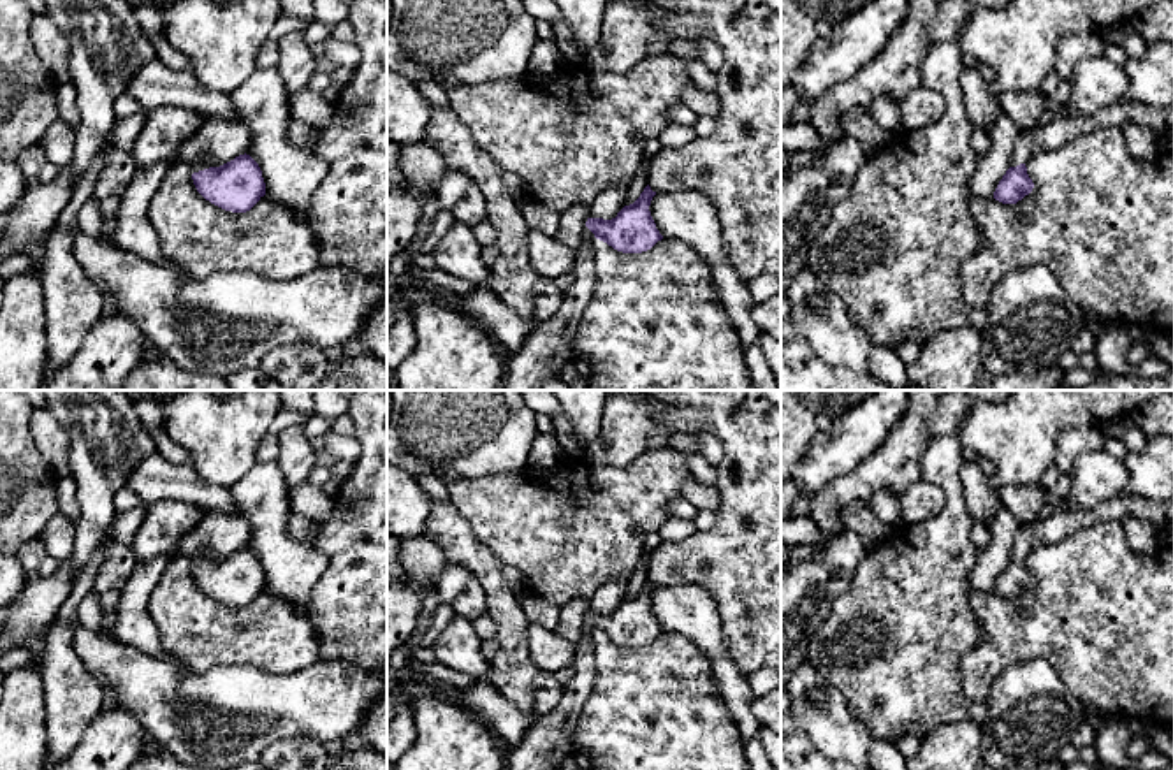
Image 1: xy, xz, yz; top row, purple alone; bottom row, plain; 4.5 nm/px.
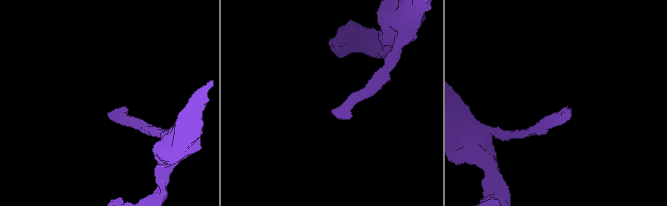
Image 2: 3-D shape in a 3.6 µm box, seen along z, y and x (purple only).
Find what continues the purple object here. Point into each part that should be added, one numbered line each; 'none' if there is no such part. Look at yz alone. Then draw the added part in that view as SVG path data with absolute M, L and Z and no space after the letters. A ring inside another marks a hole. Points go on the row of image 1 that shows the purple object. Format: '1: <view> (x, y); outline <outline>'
1: yz (1057, 132); outline M1124 102L1106 107L1092 116L1055 116L1045 125L1020 130L1011 158L1011 167L1027 163L1039 153L1055 151L1069 141L1092 134L1099 128L1122 127L1126 121L1134 121L1154 128L1161 141L1173 137L1173 109L1159 109L1134 102Z

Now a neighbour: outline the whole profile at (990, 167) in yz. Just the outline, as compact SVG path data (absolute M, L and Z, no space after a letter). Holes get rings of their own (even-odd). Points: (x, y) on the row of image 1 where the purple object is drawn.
M1001 118L992 132L990 151L978 156L976 172L969 181L969 192L976 197L994 197L994 192L1011 167L1020 128L1008 118Z

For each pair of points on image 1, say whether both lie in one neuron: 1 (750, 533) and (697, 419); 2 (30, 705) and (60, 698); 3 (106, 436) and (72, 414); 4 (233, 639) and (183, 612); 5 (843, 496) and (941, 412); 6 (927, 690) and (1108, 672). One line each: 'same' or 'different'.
1: different
2: different
3: same
4: same
5: same
6: different

